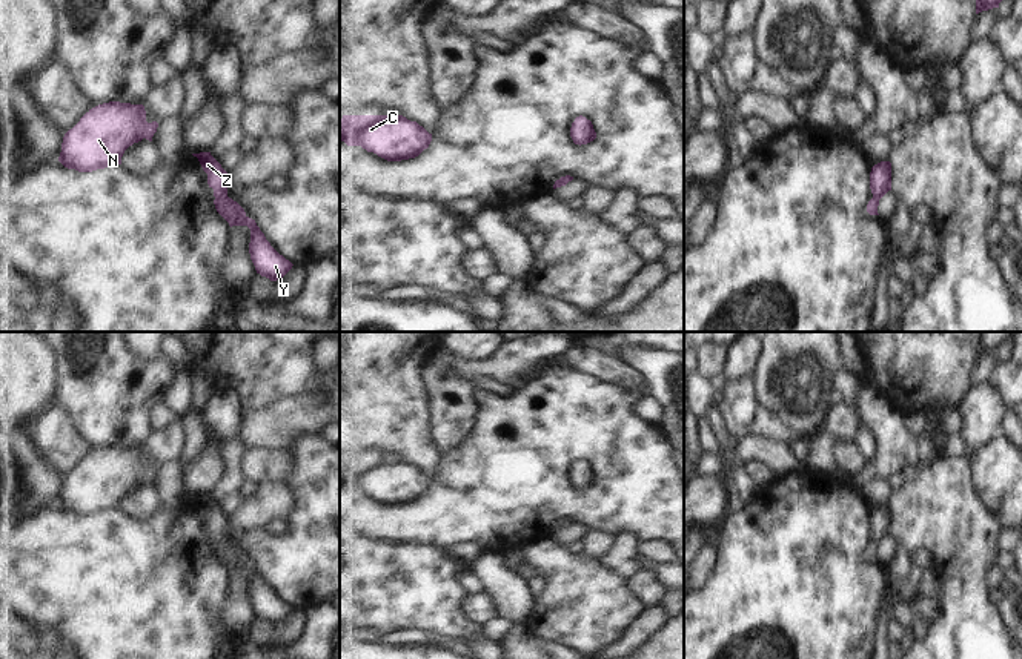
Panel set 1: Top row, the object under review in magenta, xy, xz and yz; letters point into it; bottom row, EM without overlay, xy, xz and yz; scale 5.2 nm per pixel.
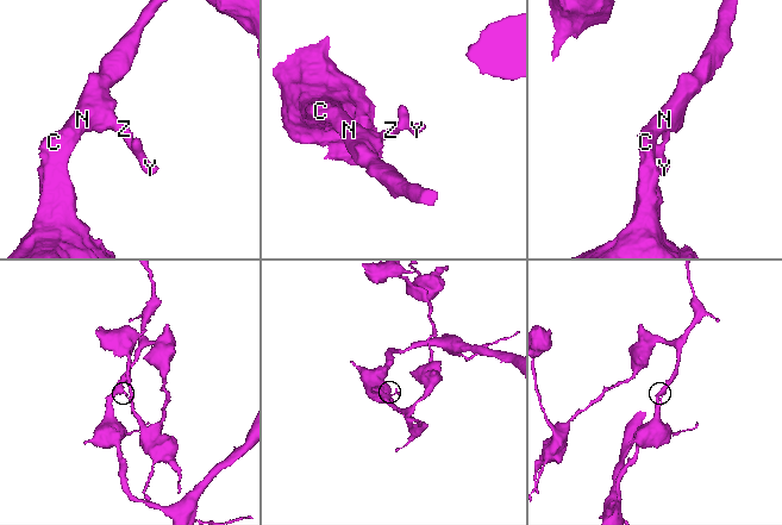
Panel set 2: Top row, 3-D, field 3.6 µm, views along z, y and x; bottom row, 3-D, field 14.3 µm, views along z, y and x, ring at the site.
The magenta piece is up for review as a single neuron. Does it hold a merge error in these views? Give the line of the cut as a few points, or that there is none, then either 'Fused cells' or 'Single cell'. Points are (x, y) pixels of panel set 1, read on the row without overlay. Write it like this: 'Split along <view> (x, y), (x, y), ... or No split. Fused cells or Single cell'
No split. Single cell

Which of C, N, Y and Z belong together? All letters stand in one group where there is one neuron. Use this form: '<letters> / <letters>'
C N Y Z

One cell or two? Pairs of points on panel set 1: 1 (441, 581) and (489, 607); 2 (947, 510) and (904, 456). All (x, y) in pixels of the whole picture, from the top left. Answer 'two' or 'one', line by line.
1: two
2: two

